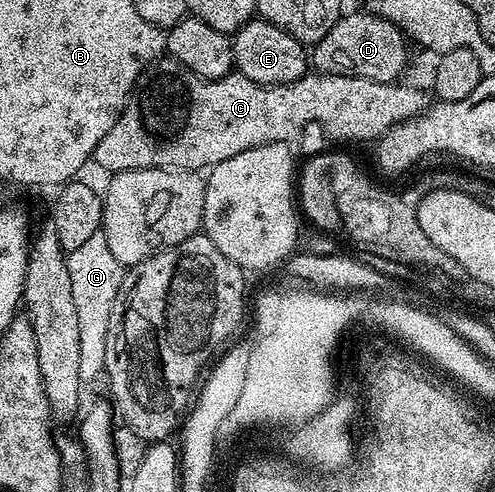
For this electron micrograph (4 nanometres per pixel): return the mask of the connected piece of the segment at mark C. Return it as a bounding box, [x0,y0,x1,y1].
[92,56,431,172]

